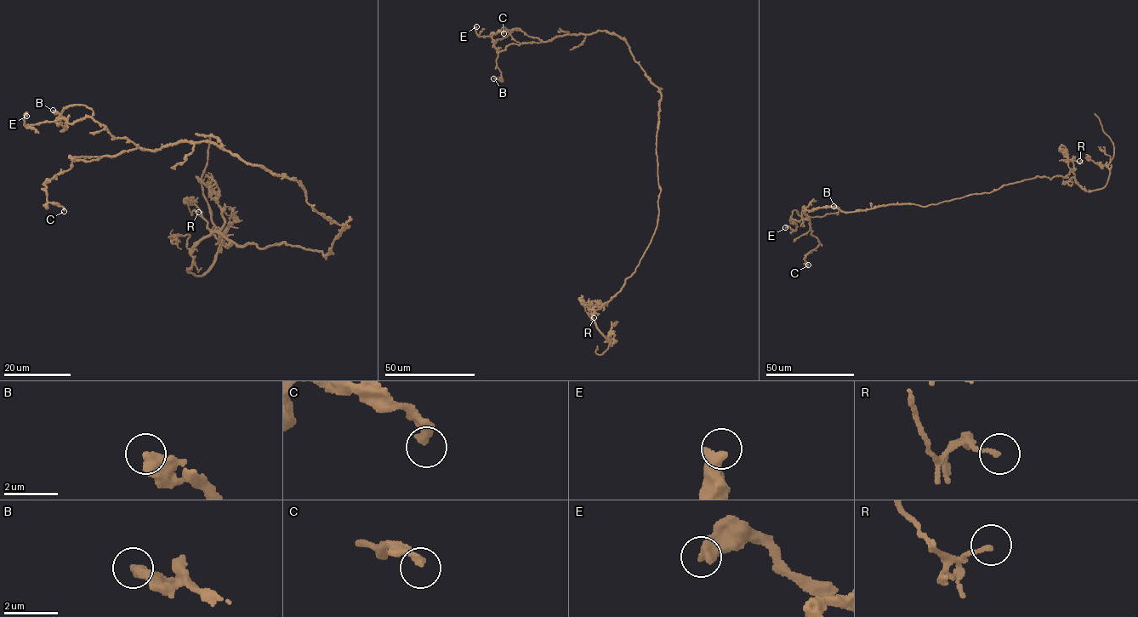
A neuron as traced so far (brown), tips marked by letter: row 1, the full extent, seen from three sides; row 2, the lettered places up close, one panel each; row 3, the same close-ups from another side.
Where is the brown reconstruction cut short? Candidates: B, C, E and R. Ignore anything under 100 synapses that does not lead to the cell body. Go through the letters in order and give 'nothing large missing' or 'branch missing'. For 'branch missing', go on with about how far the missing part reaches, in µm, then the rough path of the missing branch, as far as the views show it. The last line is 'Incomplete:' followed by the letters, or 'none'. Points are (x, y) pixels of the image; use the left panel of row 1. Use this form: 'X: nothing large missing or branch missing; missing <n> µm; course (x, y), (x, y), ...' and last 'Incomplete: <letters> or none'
B: nothing large missing
C: nothing large missing
E: nothing large missing
R: nothing large missing
Incomplete: none

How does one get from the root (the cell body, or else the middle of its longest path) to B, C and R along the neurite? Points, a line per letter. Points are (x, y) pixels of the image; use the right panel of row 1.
B: (923, 207), (845, 213), (804, 207), (809, 219), (791, 218), (794, 209), (805, 218), (837, 213), (833, 206)
C: (923, 207), (894, 203), (845, 213), (832, 207), (805, 212), (803, 207), (819, 242), (805, 256), (808, 265)
R: (923, 207), (990, 192), (1037, 176), (1063, 177), (1074, 170), (1072, 159), (1079, 161)

